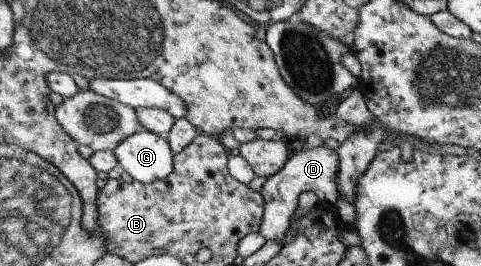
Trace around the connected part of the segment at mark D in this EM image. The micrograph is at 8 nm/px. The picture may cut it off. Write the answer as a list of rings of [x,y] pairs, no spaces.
[[[320,145],[311,149],[302,149],[290,159],[276,174],[270,175],[261,188],[261,195],[264,197],[263,217],[260,223],[259,232],[266,240],[281,241],[286,236],[286,231],[289,229],[292,215],[295,213],[300,193],[304,191],[314,191],[317,197],[322,202],[331,202],[334,204],[339,197],[337,192],[337,183],[334,178],[337,178],[339,169],[339,156],[336,149],[328,147],[328,145]]]

